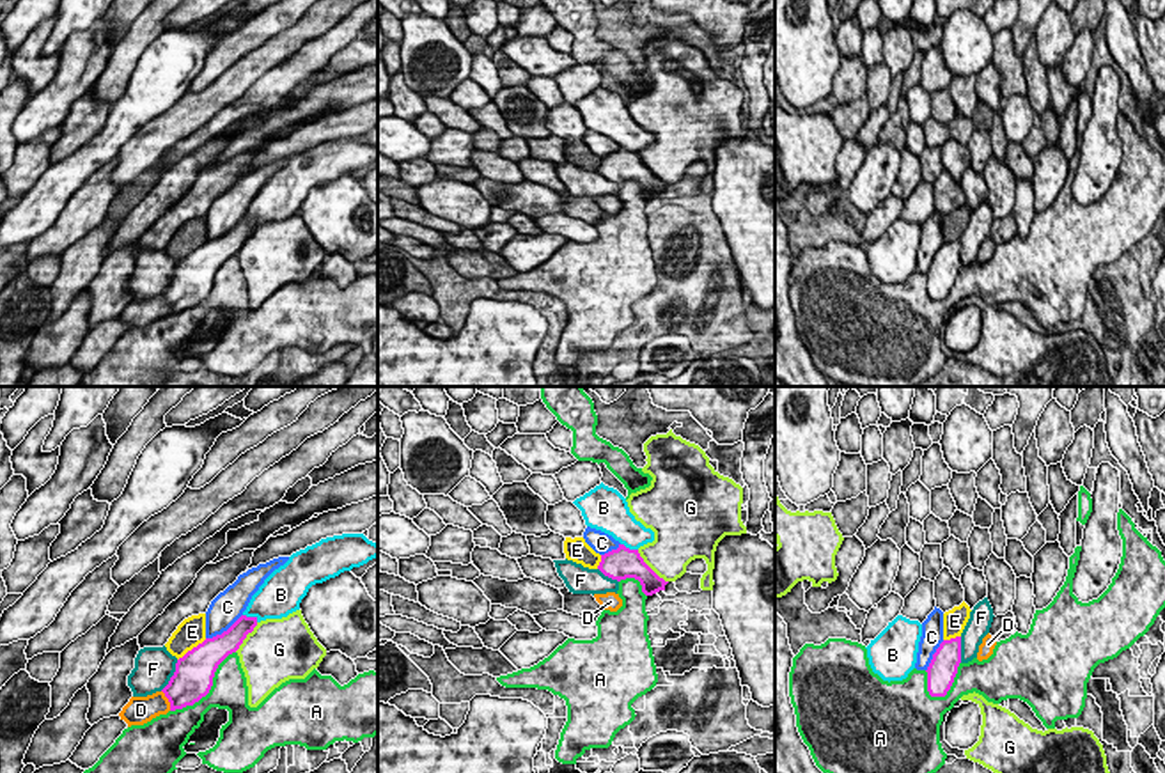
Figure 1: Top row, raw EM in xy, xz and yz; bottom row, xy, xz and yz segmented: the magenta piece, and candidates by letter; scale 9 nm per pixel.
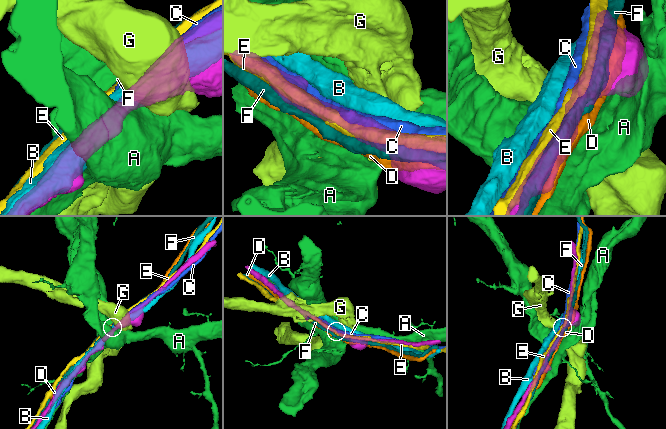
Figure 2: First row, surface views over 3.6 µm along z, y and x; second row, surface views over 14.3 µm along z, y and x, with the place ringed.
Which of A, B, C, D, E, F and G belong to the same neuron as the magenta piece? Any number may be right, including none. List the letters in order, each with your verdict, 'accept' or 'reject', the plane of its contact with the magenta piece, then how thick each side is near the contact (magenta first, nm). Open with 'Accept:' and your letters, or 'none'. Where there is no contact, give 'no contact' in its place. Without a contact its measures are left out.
Accept: none
A: reject; contact in xy; calibres 360 and 340 nm
B: reject; contact in xy; calibres 180 and 320 nm
C: reject; contact in xy; calibres 240 and 300 nm
D: reject; contact in xy; calibres 340 and 220 nm
E: reject; contact in xy; calibres 360 and 260 nm
F: reject; contact in xy; calibres 360 and 360 nm
G: reject; contact in xz; calibres 280 and 380 nm

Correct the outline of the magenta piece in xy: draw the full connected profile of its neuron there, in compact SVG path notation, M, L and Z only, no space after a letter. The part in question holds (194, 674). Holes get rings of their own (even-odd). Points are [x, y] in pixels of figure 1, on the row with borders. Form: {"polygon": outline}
{"polygon": "M241 615L227 631L188 651L176 663L176 672L161 690L170 702L170 711L193 706L213 686L218 665L239 649L248 633L257 626L257 617Z"}

